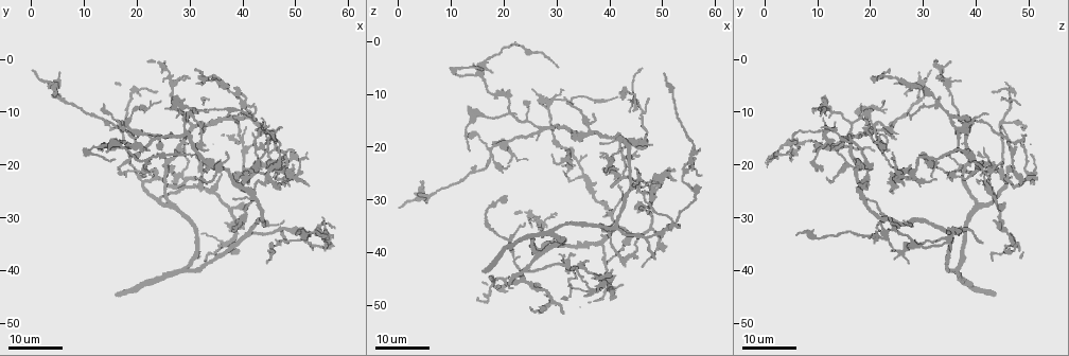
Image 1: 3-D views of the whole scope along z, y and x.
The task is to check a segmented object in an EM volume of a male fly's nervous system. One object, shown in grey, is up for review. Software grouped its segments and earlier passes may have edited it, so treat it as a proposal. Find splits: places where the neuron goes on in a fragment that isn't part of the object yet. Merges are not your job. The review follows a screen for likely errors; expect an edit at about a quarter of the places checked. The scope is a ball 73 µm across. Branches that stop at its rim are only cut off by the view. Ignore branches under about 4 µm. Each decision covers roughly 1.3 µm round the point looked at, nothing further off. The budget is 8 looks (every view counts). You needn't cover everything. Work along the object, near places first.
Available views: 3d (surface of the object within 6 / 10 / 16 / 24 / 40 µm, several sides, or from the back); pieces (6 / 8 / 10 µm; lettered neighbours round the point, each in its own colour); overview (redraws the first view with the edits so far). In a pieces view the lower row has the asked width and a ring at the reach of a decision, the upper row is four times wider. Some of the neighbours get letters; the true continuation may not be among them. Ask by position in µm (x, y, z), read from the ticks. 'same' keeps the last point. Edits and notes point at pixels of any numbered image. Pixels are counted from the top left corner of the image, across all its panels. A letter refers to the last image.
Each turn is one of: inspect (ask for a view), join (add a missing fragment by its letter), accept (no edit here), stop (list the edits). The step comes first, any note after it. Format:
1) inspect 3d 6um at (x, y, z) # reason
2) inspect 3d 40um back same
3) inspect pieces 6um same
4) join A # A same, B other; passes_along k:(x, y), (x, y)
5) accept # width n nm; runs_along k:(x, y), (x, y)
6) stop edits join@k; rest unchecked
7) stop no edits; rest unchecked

inspect 3d 16um at (42.0, 11.5, 28.0) # an open end

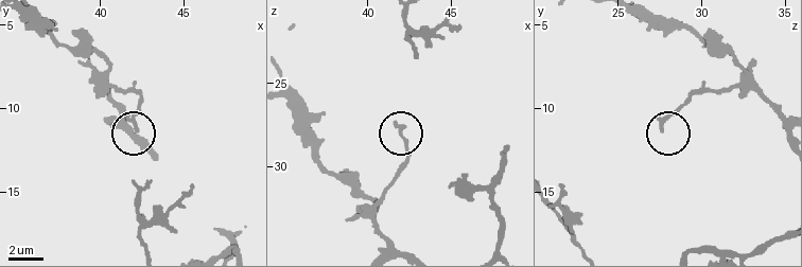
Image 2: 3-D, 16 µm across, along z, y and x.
inspect pieces 10um at (42.1, 11.2, 27.7)

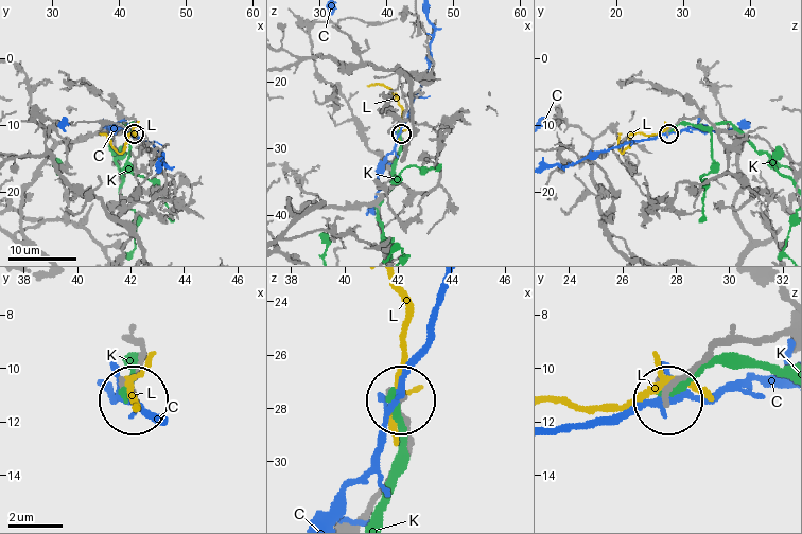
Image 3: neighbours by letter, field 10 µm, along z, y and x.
accept # width 170 nm; C other, K other, L other; runs_along 3:(783, 337), (721, 339), (668, 396); no lettered fragment goes on from it

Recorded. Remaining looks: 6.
inspect 3d 24um at (22.0, 0.0, 32.5) # end of a long branch

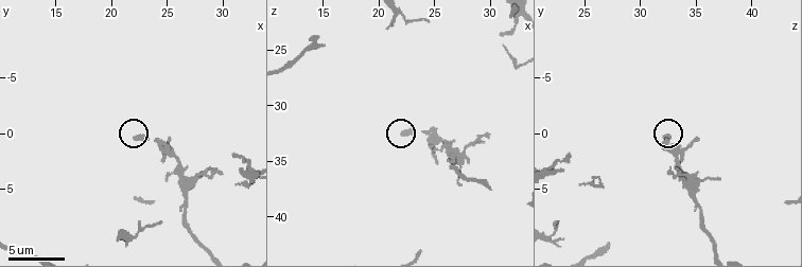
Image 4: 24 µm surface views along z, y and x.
inspect pieces 10um at (22.2, 0.4, 32.4) # see the neighbours

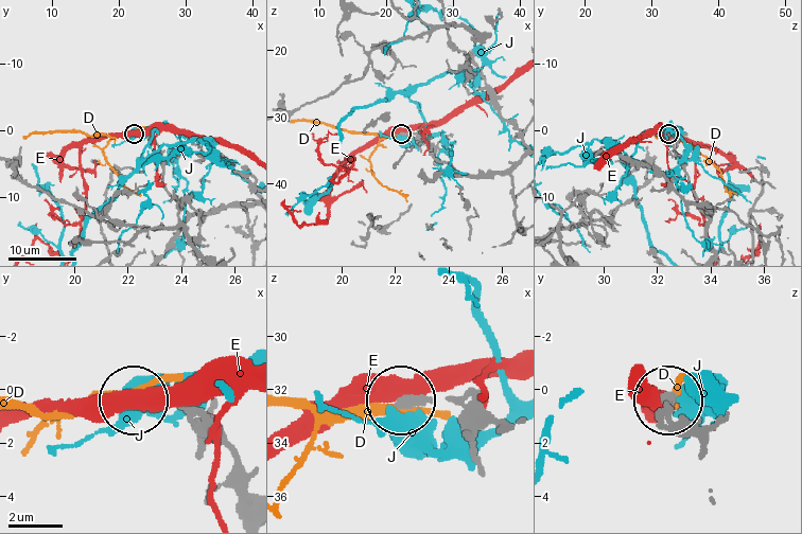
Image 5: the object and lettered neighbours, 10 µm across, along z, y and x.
accept # D other, E other, J other; runs_along 5:(503, 428), (477, 422), (450, 401), (404, 401); none of them fits

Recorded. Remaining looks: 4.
inspect 3d 16um at (52.5, 23.5, 26.5) # branch stops here

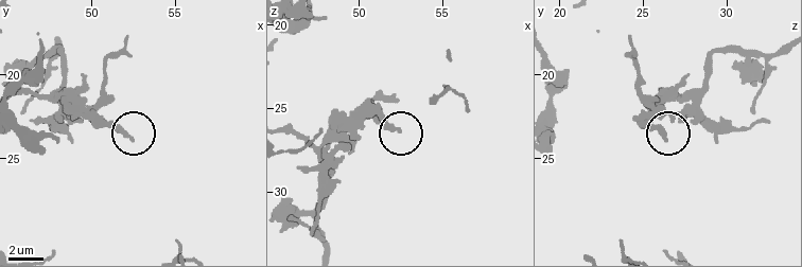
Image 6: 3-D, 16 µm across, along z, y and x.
inspect pieces 8um at (52.3, 23.7, 26.2) # what lies round it

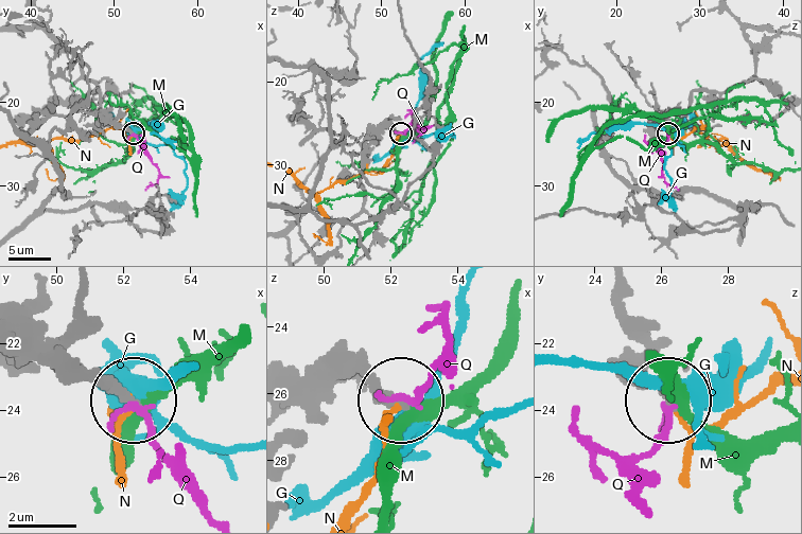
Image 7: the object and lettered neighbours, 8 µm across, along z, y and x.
accept # G other, M other, N other, Q other; runs_along 7:(286, 440), (312, 397), (347, 374), (372, 377), (395, 394); none of them fits

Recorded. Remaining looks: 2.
inspect 3d 24um at (50.5, 33.0, 6.0) # free end

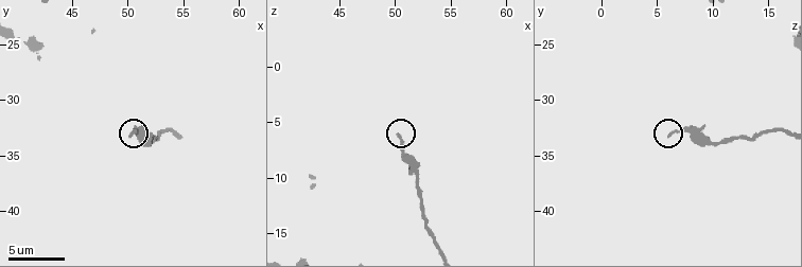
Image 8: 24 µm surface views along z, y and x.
inspect pieces 6um at (50.4, 33.2, 6.0)

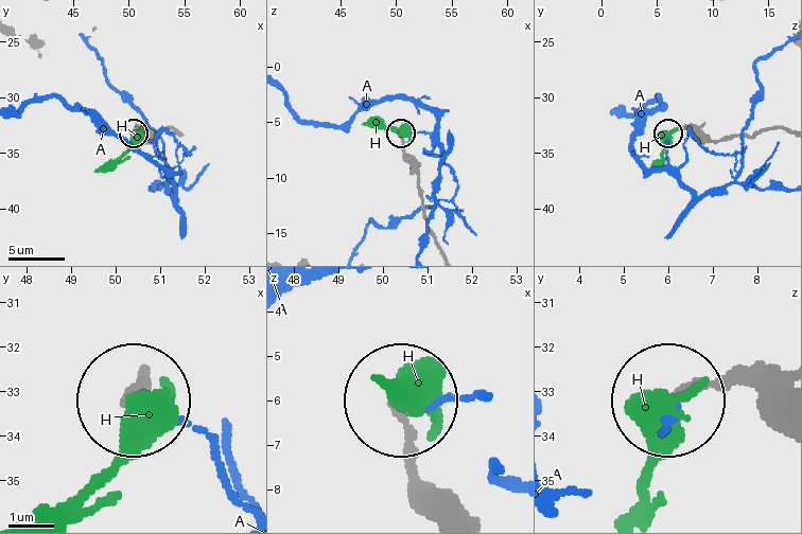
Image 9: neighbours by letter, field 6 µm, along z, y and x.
accept # A other, H other; none of them fits

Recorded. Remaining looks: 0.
stop no edits; rest unchecked

